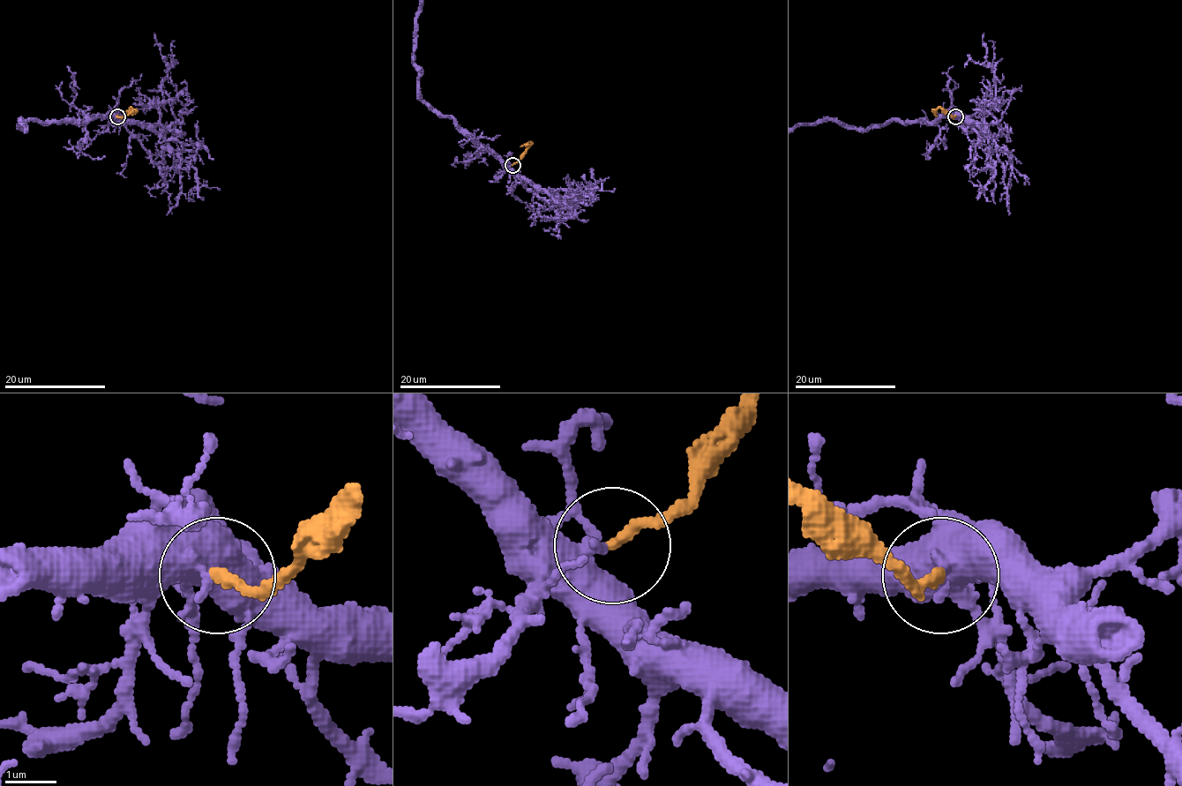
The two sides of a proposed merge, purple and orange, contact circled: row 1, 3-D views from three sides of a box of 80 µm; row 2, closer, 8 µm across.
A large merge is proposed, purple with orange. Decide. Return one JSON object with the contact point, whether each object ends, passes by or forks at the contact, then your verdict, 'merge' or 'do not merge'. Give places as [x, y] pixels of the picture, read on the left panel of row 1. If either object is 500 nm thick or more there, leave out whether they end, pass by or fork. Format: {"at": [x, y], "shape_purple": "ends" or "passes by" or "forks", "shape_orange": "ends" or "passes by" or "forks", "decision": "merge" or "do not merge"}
{"at": [117, 116], "shape_purple": "ends", "shape_orange": "ends", "decision": "do not merge"}

